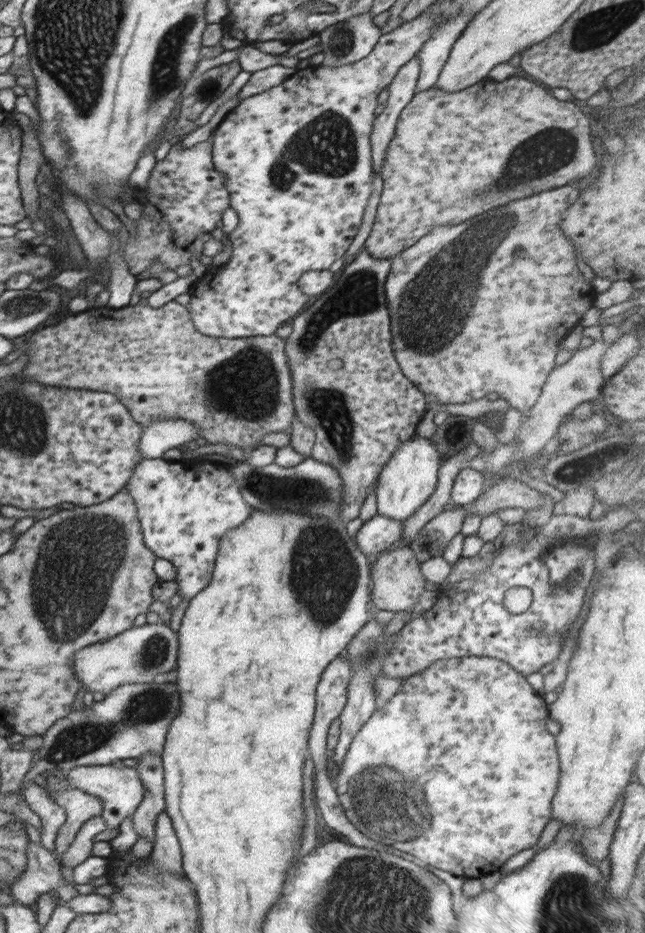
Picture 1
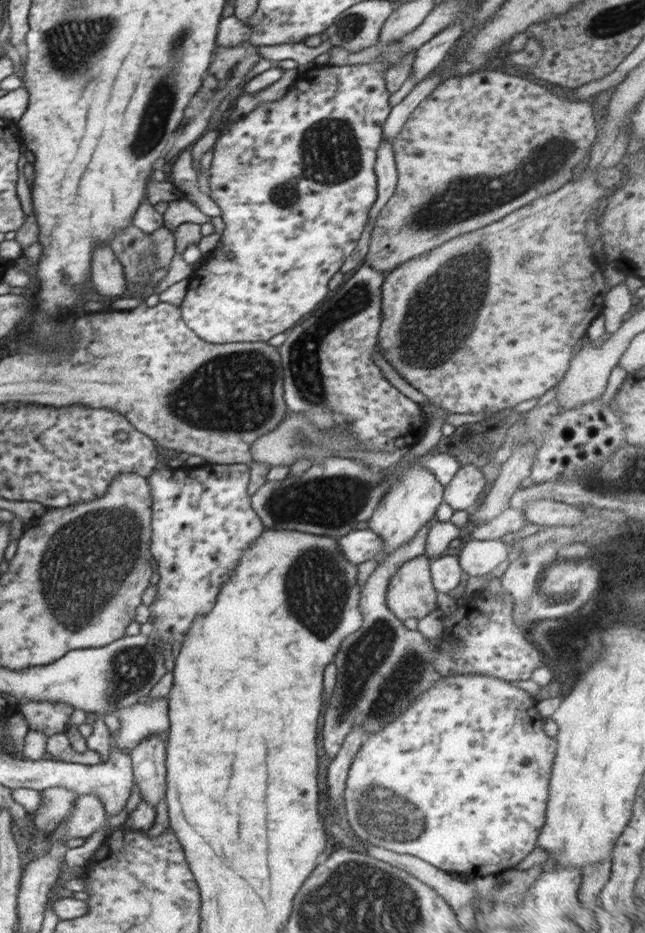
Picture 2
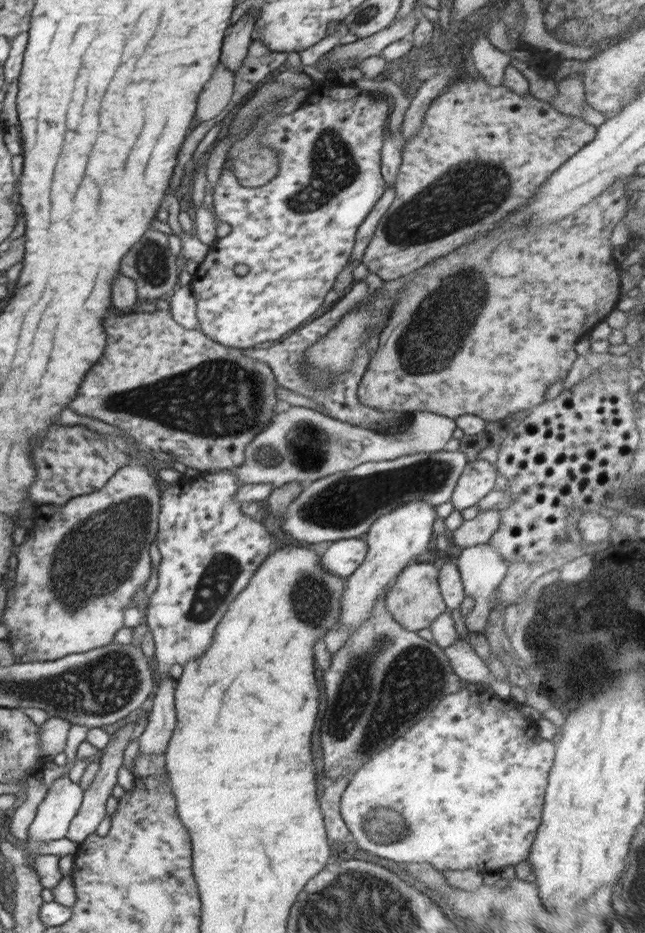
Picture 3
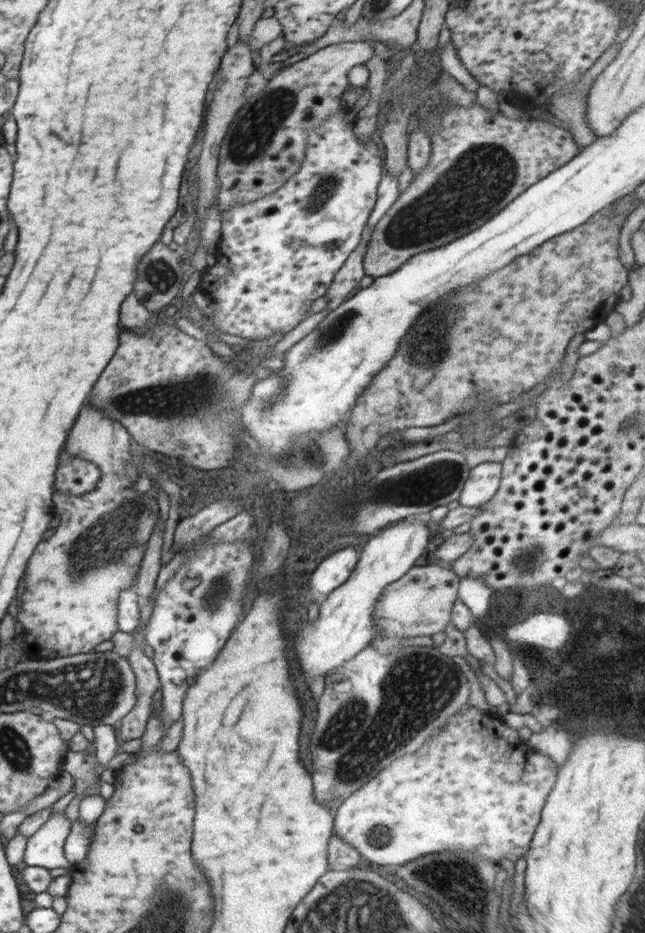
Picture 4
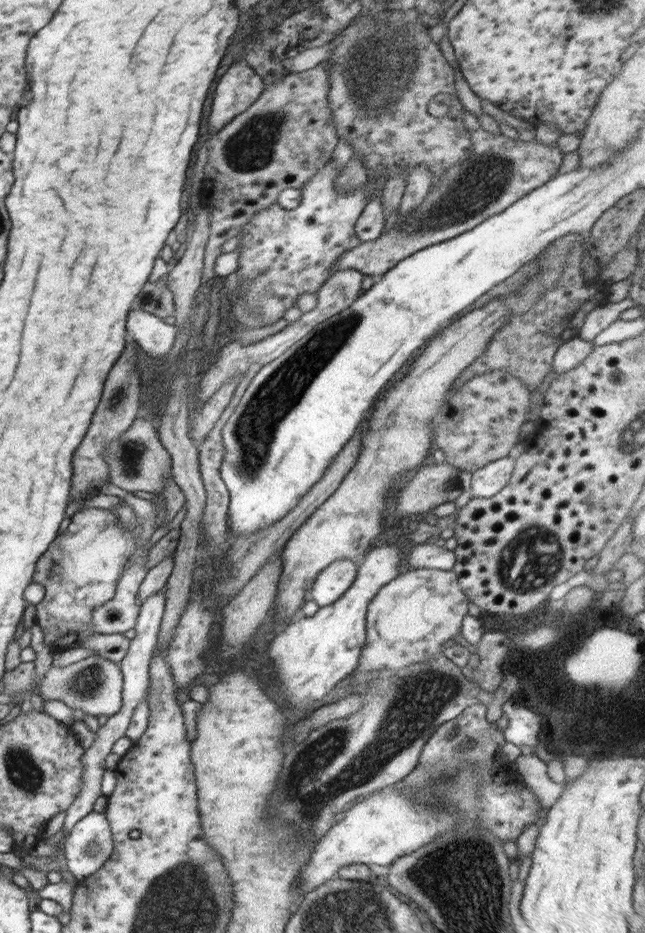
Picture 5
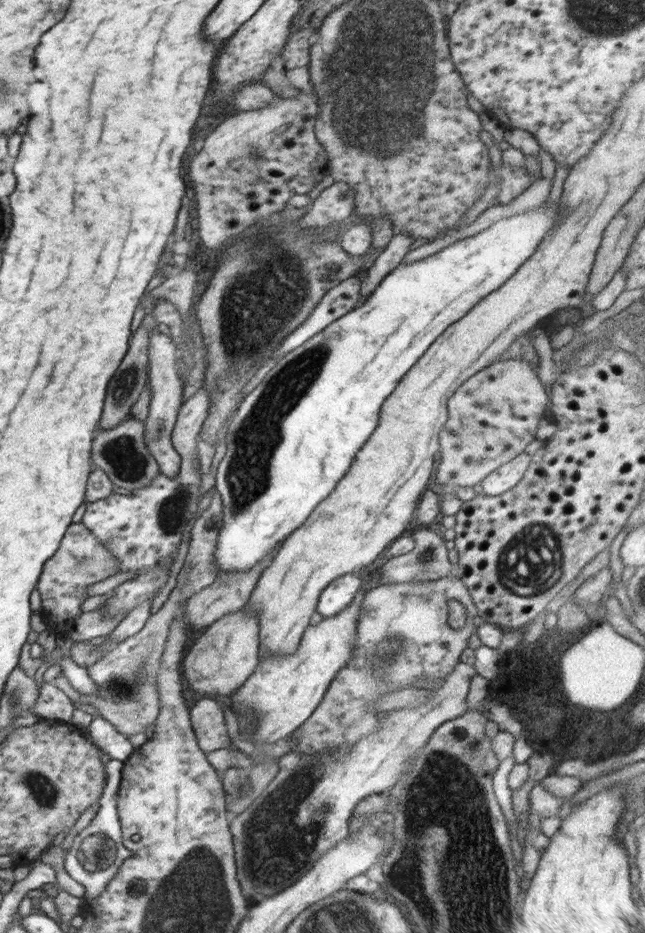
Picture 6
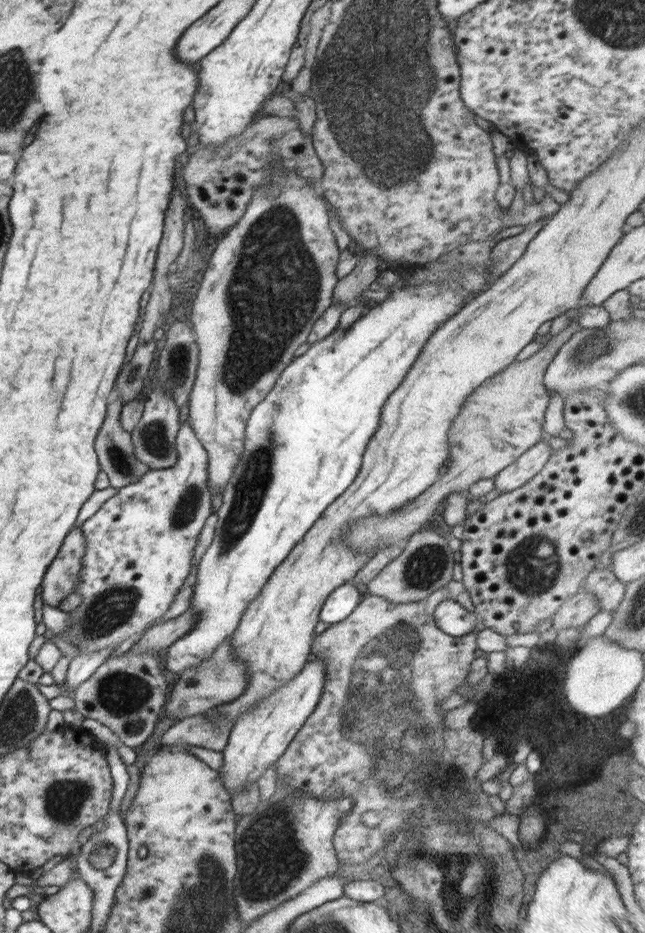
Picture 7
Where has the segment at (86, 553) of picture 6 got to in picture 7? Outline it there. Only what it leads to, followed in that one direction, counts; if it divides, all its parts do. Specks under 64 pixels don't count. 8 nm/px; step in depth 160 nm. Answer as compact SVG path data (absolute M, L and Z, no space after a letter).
M74 527L67 535L56 558L47 568L42 581L43 602L58 607L62 600L75 592L79 580L81 560L86 552L86 539L81 527Z

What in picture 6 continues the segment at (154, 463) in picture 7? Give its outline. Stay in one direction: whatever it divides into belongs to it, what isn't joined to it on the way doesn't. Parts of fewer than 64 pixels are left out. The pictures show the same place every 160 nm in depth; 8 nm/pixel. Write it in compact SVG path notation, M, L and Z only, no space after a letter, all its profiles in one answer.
M157 328L151 330L149 342L149 376L150 376L150 400L149 412L144 423L144 444L149 453L159 464L160 473L169 477L175 477L181 465L181 456L175 450L171 442L177 417L182 407L182 384L178 378L178 354L177 346L170 336L160 333Z

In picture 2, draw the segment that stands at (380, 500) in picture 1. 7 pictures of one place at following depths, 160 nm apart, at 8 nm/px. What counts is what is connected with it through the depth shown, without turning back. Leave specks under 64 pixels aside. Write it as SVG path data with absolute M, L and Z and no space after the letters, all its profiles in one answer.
M416 464L405 468L399 480L390 487L390 490L383 495L380 504L377 504L372 517L369 519L369 528L372 529L383 540L383 549L376 556L377 562L383 560L393 550L405 546L413 540L421 528L430 523L430 519L437 513L437 507L443 500L443 484L436 480L429 468Z

